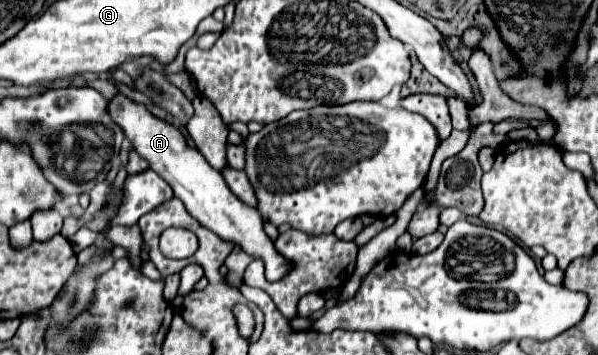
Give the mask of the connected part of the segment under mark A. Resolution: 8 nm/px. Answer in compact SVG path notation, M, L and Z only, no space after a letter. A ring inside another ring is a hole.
M117 93L113 99L109 99L107 111L109 111L109 117L123 129L123 133L131 141L133 149L149 163L149 167L157 175L161 175L161 179L165 179L169 183L175 197L183 201L185 209L203 227L207 227L221 239L235 243L251 257L261 259L265 263L265 277L269 281L283 279L285 273L289 273L293 269L293 263L289 259L285 259L283 255L279 255L273 241L263 231L263 221L261 221L259 211L255 207L249 207L247 203L243 203L229 191L223 175L219 171L215 171L213 167L209 167L205 157L195 147L187 145L187 139L175 125L155 117L147 109L147 105L137 103L123 93Z

